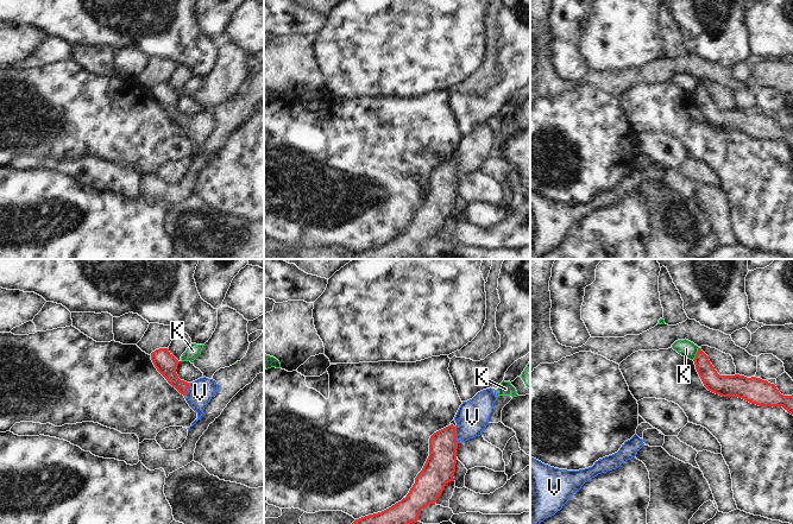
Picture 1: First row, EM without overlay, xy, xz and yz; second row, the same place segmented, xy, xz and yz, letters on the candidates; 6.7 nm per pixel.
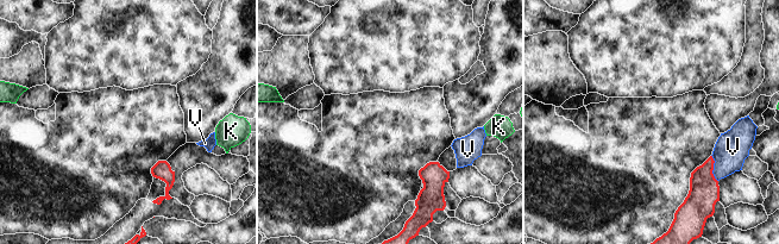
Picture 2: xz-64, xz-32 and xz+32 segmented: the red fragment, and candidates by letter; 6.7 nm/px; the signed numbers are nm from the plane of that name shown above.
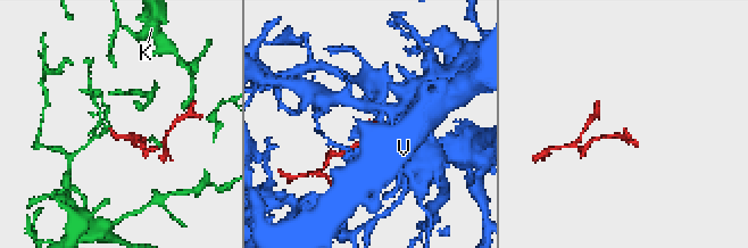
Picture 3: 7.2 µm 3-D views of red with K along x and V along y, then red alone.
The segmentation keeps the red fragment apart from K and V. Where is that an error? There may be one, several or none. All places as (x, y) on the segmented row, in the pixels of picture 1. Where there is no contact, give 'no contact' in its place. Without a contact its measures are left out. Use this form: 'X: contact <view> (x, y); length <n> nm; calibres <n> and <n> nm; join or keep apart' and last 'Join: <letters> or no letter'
K: contact yz (696, 354); length 100 nm; calibres 130 and 110 nm; keep apart
V: contact xz (454, 435); length 110 nm; calibres 200 and 220 nm; join
Join: V

